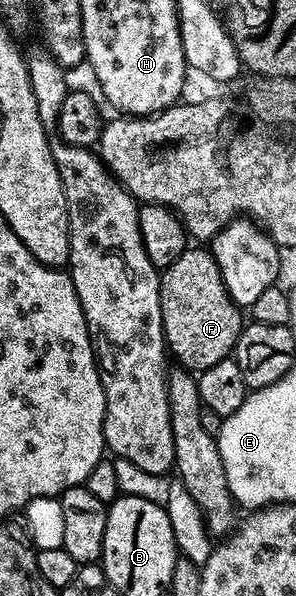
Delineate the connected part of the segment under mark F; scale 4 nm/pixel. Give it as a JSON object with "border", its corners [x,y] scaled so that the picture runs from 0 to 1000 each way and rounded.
{"border":[[[635,414],[571,448],[547,451],[537,465],[561,589],[584,604],[591,596],[608,619],[649,628],[706,621],[706,614],[733,614],[733,607],[770,602],[828,549],[824,525],[804,510],[787,508],[753,478],[723,430],[709,421],[686,418],[682,423],[672,416],[682,414]]]}

